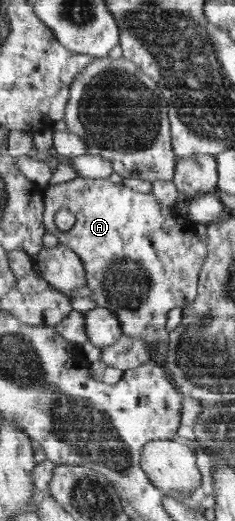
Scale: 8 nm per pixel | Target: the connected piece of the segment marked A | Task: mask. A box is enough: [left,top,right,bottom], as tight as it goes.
[45,177,208,368]

